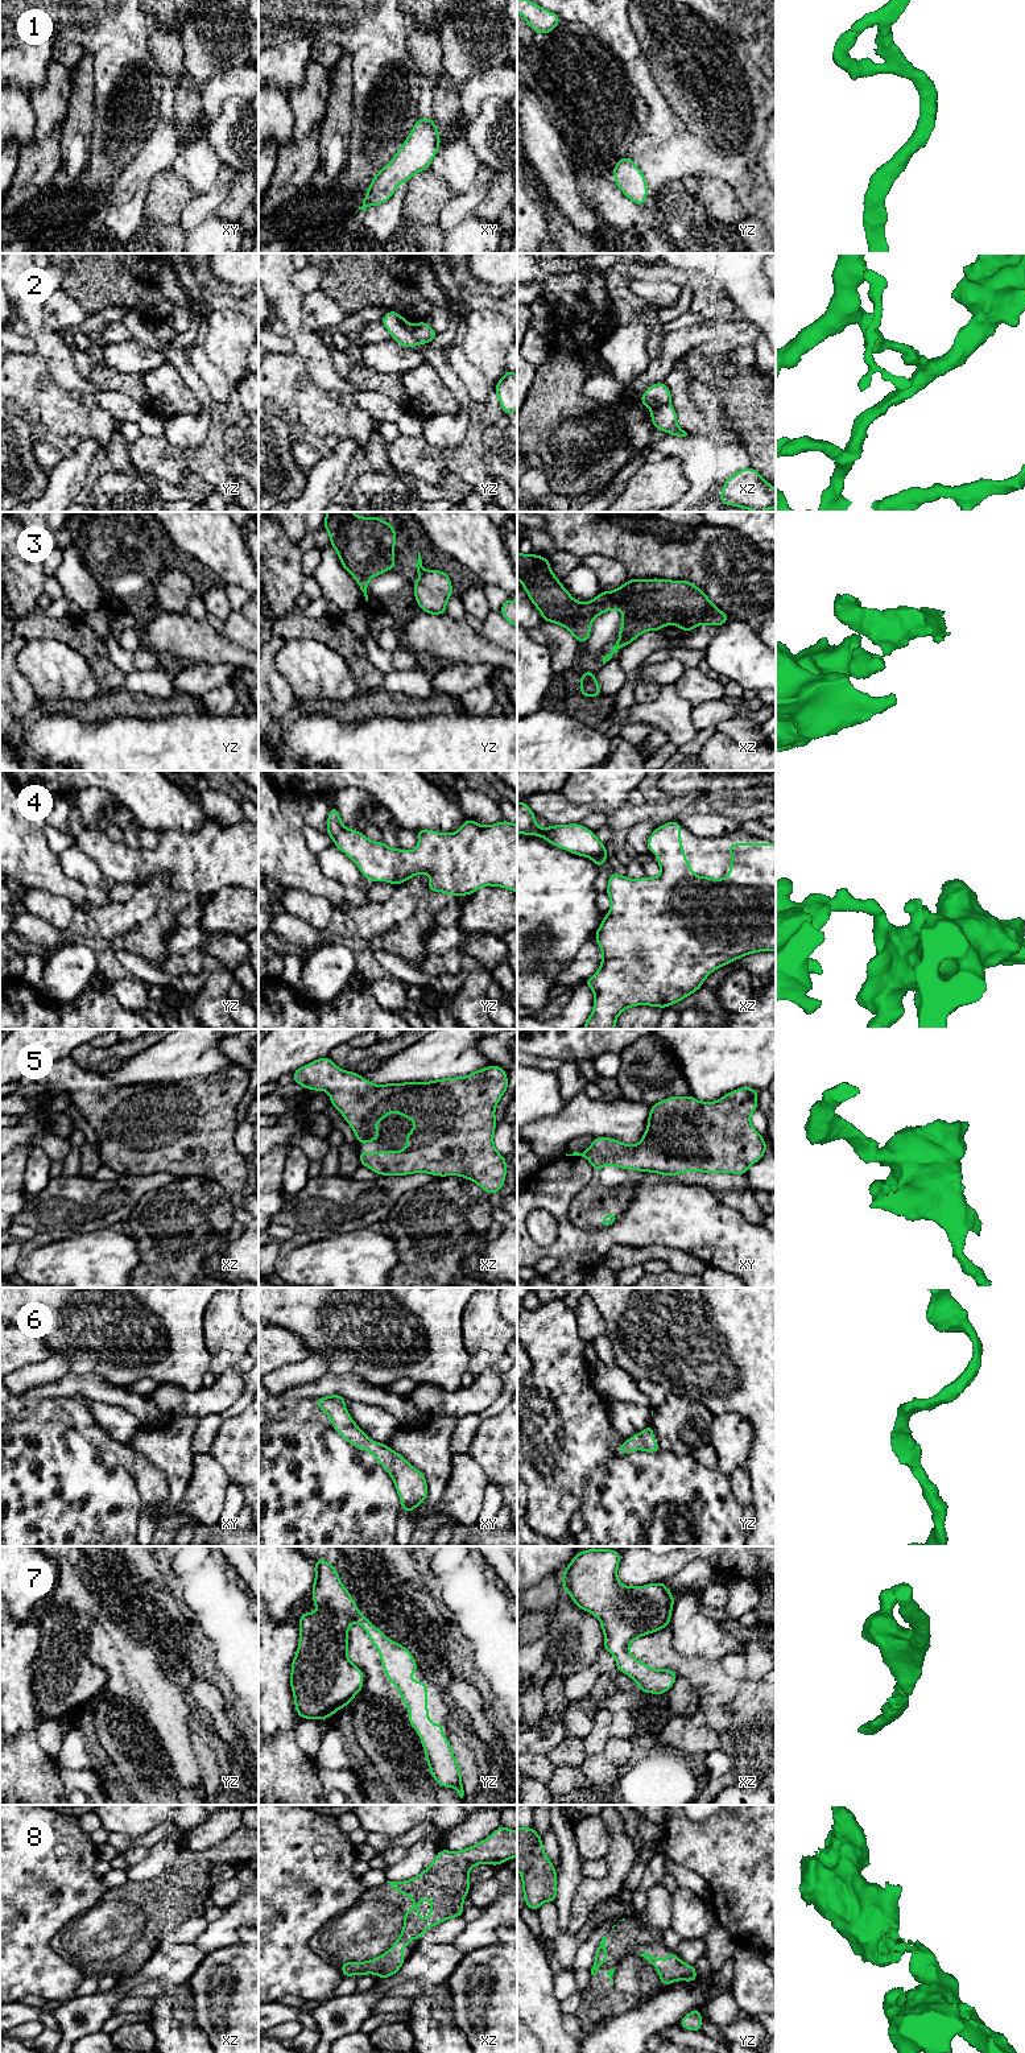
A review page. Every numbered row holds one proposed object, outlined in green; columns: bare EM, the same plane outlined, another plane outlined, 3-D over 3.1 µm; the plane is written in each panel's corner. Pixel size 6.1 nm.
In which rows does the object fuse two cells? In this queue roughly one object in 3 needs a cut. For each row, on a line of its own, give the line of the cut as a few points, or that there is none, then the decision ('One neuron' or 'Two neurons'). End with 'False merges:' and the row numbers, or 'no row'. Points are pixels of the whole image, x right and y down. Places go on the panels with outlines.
1: No split. One neuron
2: Split along yz (410, 325), (412, 334), (420, 343). Two neurons
3: Split along yz (424, 570), (420, 575). Two neurons
4: Split along xz (606, 850), (591, 858). Two neurons
5: No split. One neuron
6: No split. One neuron
7: No split. One neuron
8: No split. One neuron
False merges: 2, 3, 4

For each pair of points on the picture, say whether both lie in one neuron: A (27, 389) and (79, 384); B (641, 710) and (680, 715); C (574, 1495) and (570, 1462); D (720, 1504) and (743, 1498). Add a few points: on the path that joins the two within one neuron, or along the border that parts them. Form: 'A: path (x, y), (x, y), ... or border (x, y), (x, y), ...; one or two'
A: border (42, 360), (50, 375), (70, 393); two
B: path (651, 713), (670, 713); one
C: path (574, 1487), (573, 1470); one
D: border (728, 1478), (728, 1486), (738, 1500); two

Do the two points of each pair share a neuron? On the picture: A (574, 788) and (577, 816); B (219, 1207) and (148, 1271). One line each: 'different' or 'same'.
A: different
B: same

